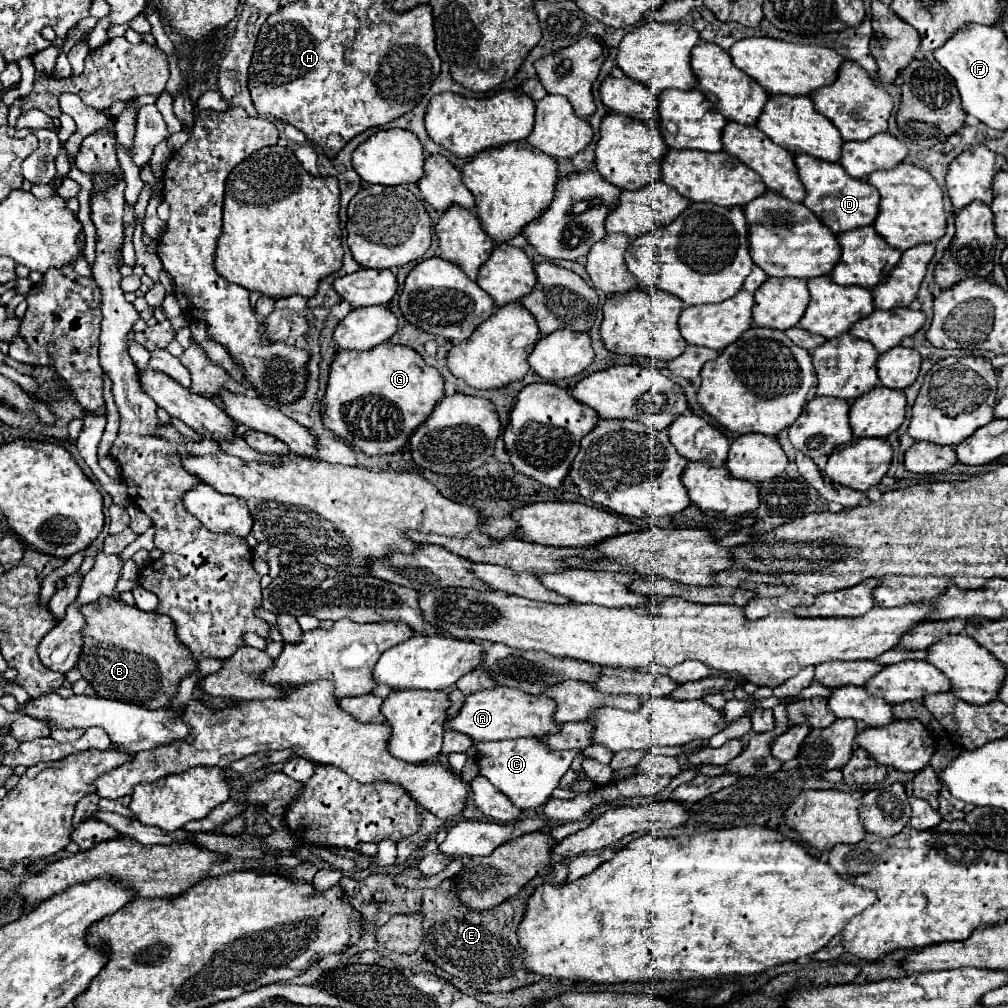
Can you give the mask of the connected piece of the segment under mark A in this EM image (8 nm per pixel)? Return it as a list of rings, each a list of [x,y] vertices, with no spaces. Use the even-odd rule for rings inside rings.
[[[493,687],[471,693],[461,711],[445,723],[447,731],[457,731],[477,741],[499,741],[513,737],[541,737],[545,731],[557,731],[557,723],[553,723],[553,703],[545,699],[545,695],[527,695],[523,691],[511,687]]]

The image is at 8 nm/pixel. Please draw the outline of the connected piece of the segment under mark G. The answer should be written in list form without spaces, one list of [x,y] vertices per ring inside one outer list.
[[[385,341],[369,351],[337,353],[321,401],[321,421],[365,455],[387,455],[407,445],[411,433],[443,397],[443,377],[435,367],[429,367],[415,349]]]

